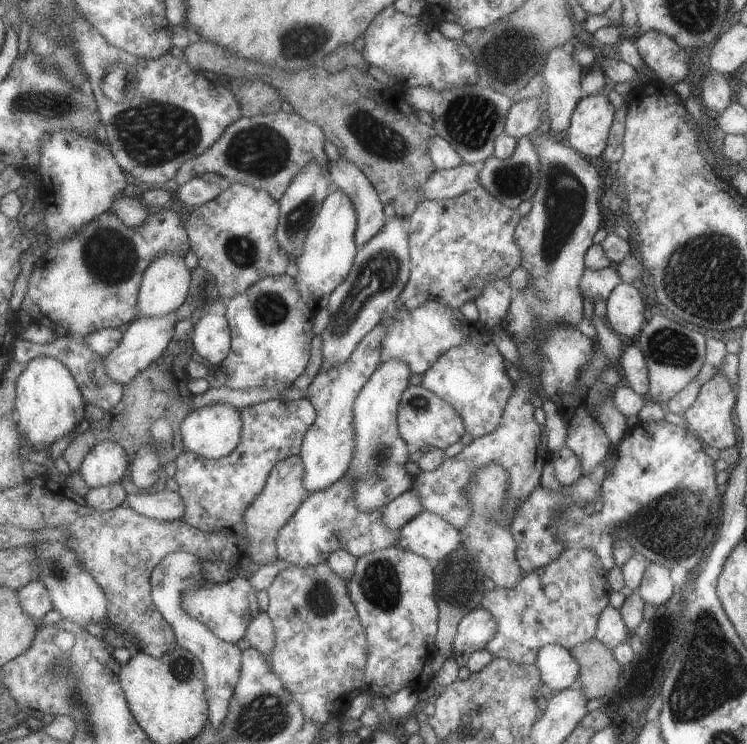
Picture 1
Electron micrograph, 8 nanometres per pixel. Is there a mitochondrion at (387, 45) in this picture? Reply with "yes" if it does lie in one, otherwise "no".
no

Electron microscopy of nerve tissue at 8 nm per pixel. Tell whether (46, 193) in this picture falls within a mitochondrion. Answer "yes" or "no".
no

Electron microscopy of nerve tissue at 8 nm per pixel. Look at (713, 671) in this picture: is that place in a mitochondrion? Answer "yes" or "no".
yes

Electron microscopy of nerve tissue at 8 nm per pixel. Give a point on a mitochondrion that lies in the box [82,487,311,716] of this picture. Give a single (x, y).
(183, 669)

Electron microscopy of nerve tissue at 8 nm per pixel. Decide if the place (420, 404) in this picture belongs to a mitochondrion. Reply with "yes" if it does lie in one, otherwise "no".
yes

